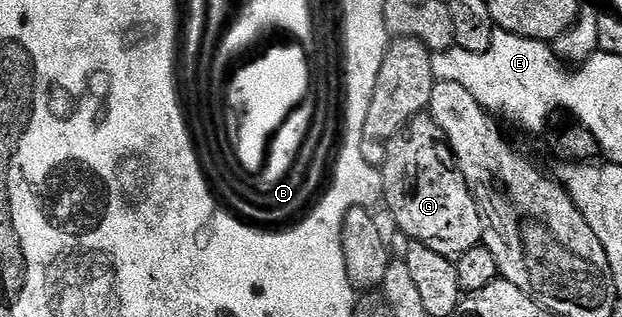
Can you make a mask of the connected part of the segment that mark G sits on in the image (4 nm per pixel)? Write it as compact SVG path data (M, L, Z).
M417 115L408 122L406 131L397 132L392 140L396 141L389 143L388 159L382 164L384 197L396 216L397 227L408 236L407 240L422 243L430 247L430 251L438 251L438 255L453 259L459 259L466 251L477 248L483 242L480 240L484 237L484 229L486 233L486 217L471 185L460 172L452 146L436 120L431 115Z

